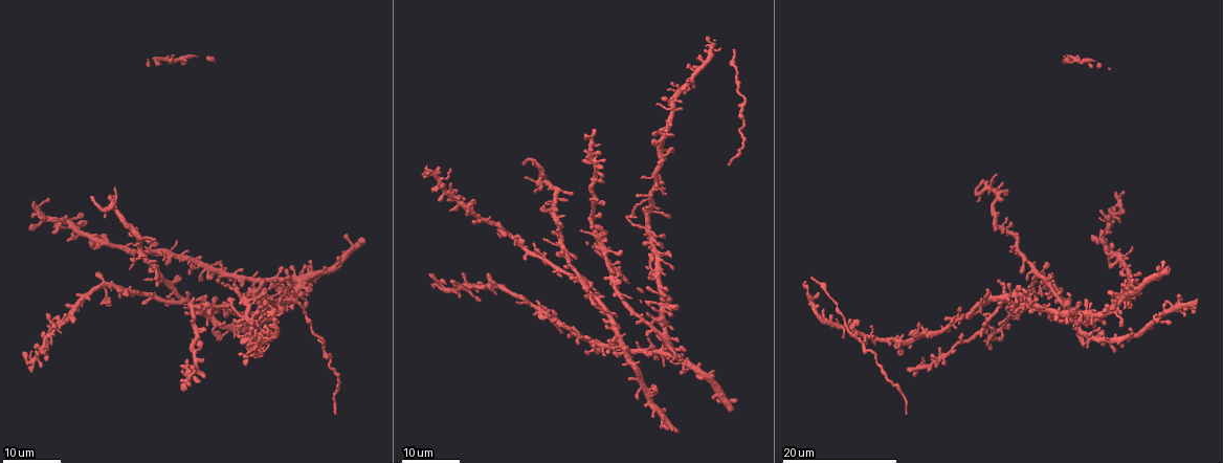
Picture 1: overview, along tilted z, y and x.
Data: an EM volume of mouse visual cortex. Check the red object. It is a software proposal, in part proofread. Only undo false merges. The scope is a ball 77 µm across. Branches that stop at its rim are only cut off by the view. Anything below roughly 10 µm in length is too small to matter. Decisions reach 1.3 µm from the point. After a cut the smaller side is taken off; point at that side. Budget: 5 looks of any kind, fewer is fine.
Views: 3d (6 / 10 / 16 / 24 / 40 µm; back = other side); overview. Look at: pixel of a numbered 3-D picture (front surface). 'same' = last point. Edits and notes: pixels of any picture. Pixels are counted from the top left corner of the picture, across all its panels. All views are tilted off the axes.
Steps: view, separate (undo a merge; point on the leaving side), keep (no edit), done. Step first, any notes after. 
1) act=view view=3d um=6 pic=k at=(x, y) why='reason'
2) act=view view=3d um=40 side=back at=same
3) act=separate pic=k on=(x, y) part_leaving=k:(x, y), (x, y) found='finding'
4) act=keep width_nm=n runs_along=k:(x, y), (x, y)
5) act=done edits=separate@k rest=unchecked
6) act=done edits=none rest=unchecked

act=view view=3d um=16 pic=1 at=(990, 186) why='thick turns thin'

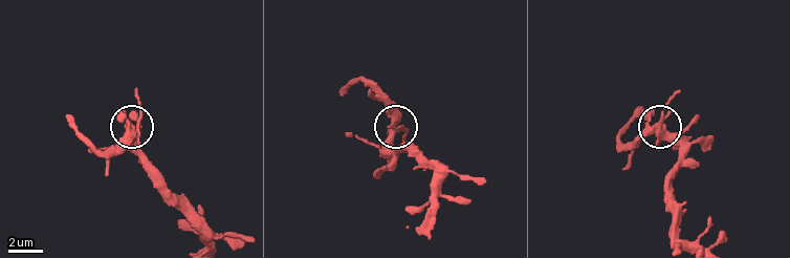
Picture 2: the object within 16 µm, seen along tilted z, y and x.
act=view view=3d um=6 pic=2 at=(138, 126)

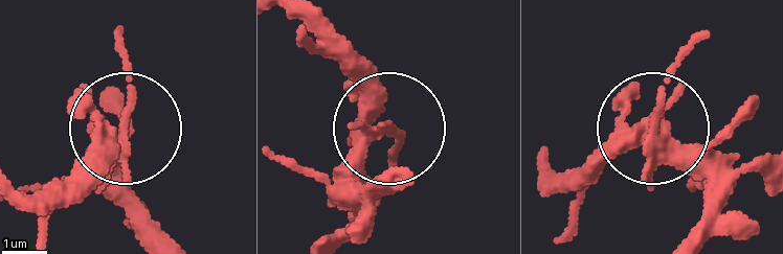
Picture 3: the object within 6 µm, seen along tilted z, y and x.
act=keep runs_along=3:(692, 233), (707, 185), (652, 118), (696, 31) found='continuous, no second neuron'

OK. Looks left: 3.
act=view view=3d um=24 pic=1 at=(188, 300) why='small branch off a trunk'

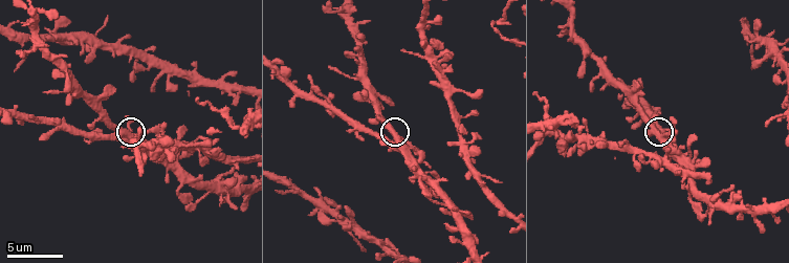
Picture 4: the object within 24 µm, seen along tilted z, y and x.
act=view view=3d um=10 pic=4 at=(658, 135)

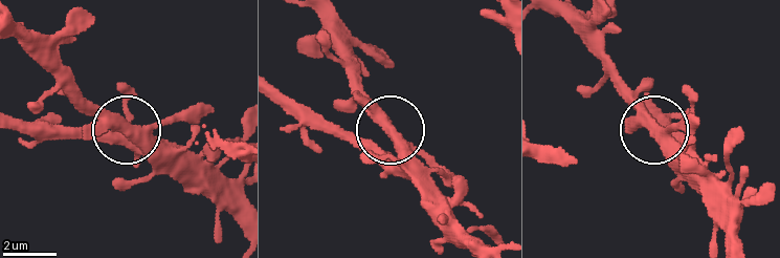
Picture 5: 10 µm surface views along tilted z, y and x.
act=view view=3d um=6 pic=5 at=(126, 131)

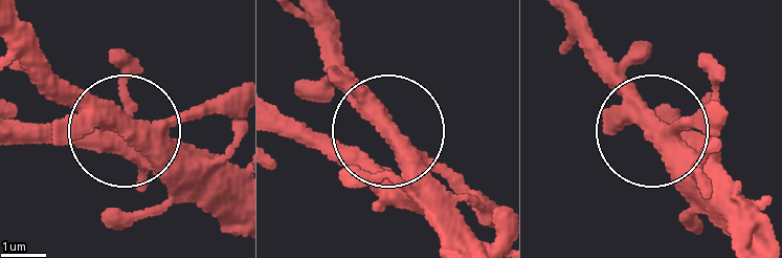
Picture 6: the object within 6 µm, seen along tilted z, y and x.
act=keep width_nm=390 found='continuous, no second neuron'

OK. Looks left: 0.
act=done edits=none rest=unchecked

